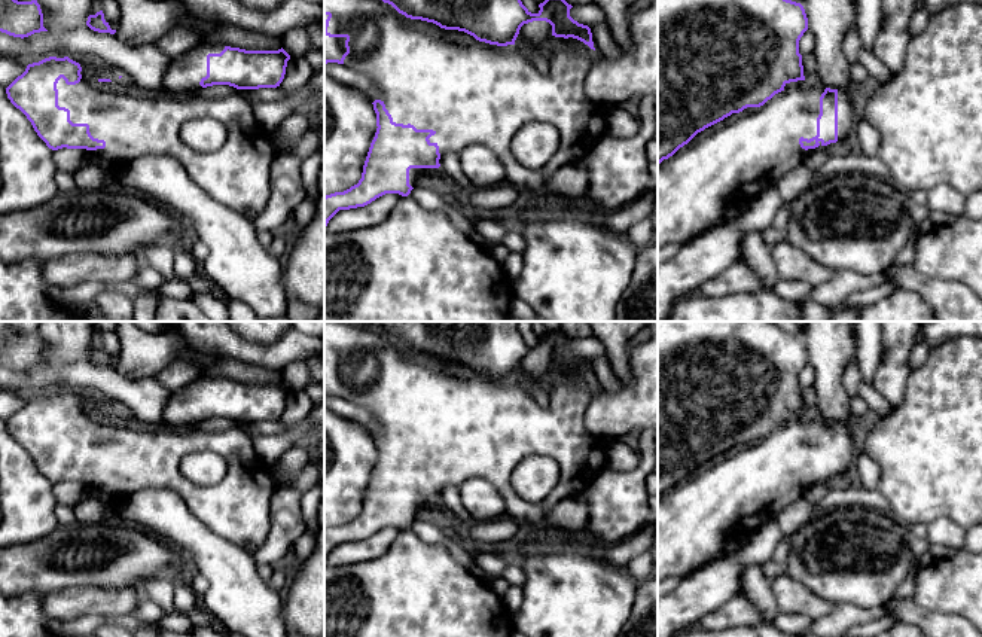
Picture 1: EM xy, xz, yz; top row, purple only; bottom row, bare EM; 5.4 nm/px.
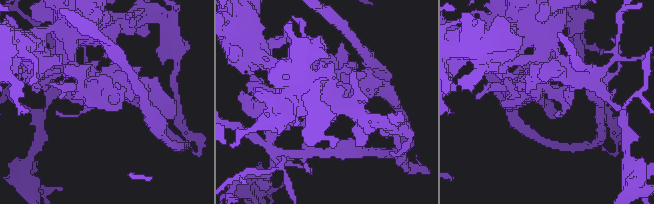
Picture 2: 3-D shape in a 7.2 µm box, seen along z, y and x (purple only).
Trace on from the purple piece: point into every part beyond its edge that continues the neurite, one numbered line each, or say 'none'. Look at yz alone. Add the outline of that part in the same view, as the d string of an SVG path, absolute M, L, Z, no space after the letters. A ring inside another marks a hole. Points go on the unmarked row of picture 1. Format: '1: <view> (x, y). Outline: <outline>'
1: yz (740, 490). Outline: M805 414L790 415L786 417L784 423L778 427L775 427L771 433L768 433L760 441L747 441L739 446L732 446L731 449L725 451L723 454L705 461L704 464L698 466L687 478L680 481L673 490L668 493L664 493L658 499L658 583L662 582L667 577L687 577L693 572L713 564L716 561L720 561L726 558L728 555L723 551L725 540L736 533L742 534L751 534L759 527L762 527L765 522L772 521L777 518L777 515L784 510L787 506L795 503L798 499L800 499L808 487L811 487L814 482L802 482L799 478L799 472L812 472L817 469L817 451L820 448L820 430L824 426L826 421L809 417Z

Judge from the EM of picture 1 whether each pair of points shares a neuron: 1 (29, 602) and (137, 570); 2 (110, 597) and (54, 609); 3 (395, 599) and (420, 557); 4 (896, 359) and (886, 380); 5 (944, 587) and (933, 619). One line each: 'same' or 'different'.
1: different
2: same
3: same
4: same
5: different

